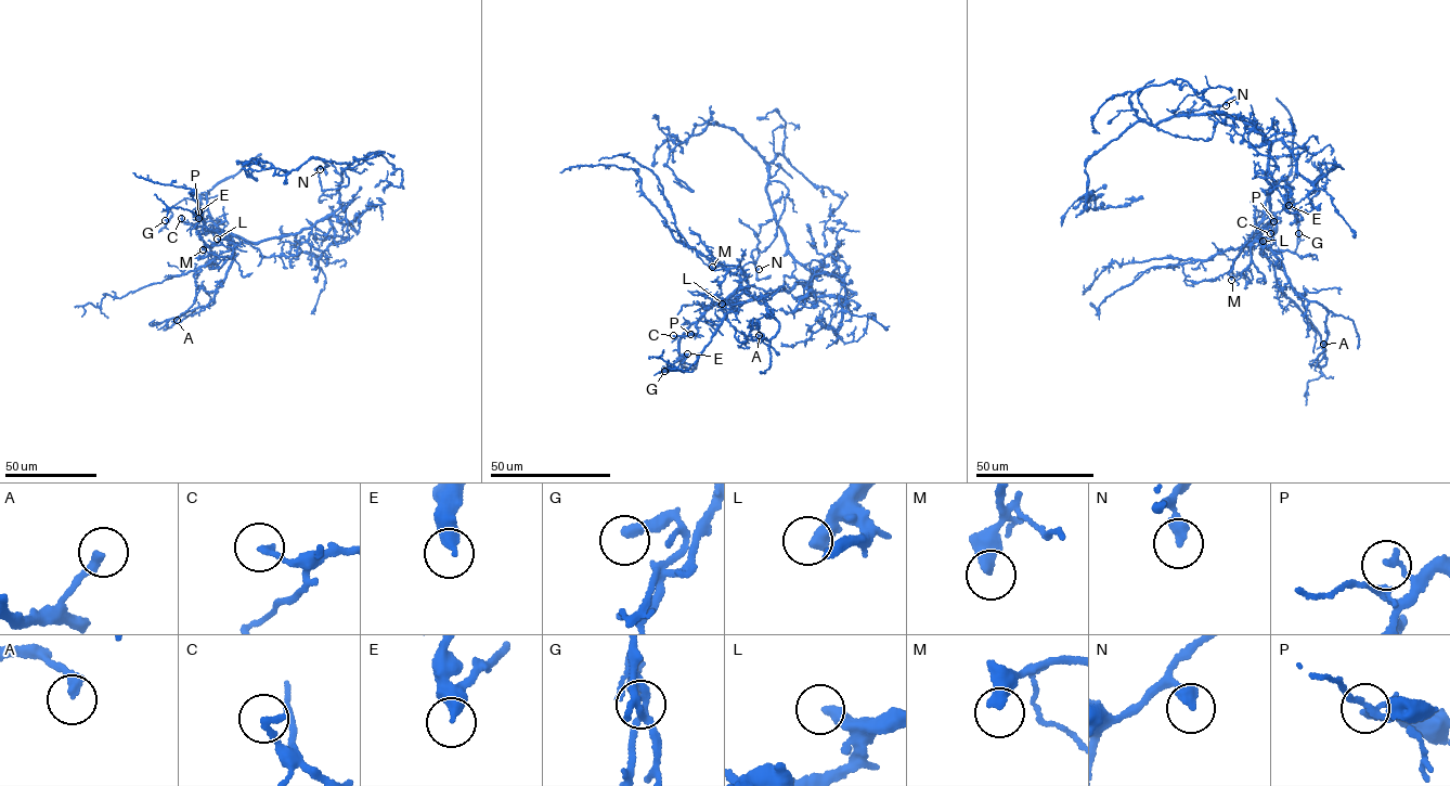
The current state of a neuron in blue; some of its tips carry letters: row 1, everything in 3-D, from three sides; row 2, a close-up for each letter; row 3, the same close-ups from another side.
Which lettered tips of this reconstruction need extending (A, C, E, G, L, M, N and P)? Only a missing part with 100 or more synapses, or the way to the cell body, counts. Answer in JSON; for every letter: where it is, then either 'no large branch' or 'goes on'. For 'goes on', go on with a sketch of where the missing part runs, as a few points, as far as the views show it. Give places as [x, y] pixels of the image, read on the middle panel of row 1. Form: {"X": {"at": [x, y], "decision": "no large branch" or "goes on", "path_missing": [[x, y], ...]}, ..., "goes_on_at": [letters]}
{"A": {"at": [759, 335], "decision": "no large branch"}, "C": {"at": [673, 335], "decision": "no large branch"}, "E": {"at": [687, 353], "decision": "no large branch"}, "G": {"at": [664, 371], "decision": "no large branch"}, "L": {"at": [722, 304], "decision": "goes on", "path_missing": [[722, 304], [724, 319], [734, 343], [720, 352], [670, 364]]}, "M": {"at": [712, 267], "decision": "no large branch"}, "N": {"at": [759, 269], "decision": "no large branch"}, "P": {"at": [690, 334], "decision": "no large branch"}, "goes_on_at": ["L"]}

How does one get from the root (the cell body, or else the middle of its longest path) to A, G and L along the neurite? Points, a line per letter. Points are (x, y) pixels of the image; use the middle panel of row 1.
A: (804, 285), (734, 303), (735, 291), (764, 303), (779, 323), (768, 340), (759, 335)
G: (804, 285), (795, 282), (789, 291), (711, 306), (680, 337), (681, 358), (659, 372), (664, 371)
L: (804, 285), (795, 282), (789, 291), (776, 291), (743, 301), (730, 301), (729, 296), (722, 304)

